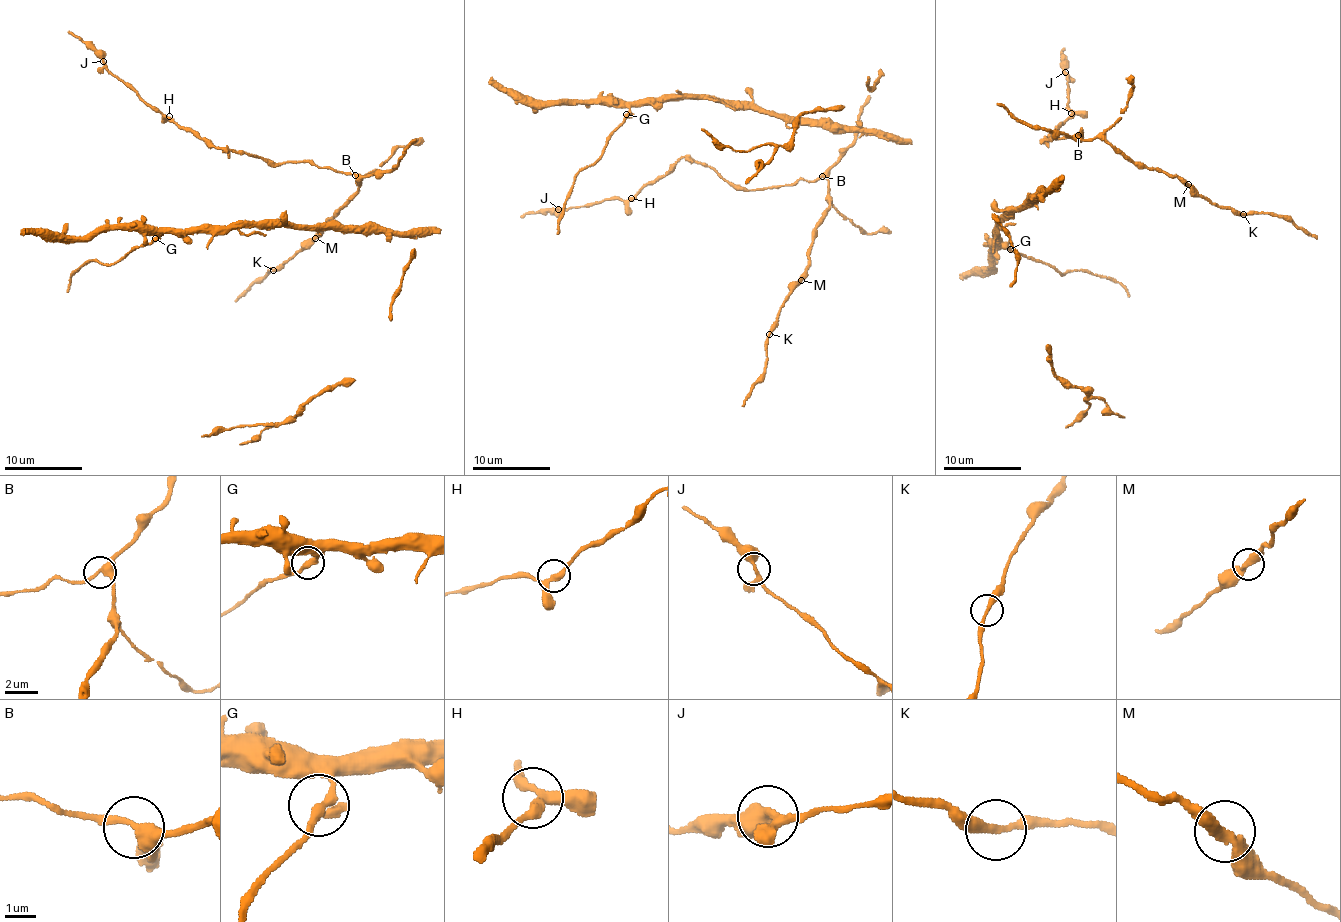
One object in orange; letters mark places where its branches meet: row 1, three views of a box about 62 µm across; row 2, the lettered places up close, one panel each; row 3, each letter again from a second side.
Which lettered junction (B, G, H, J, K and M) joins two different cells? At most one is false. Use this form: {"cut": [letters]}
{"cut": ["G"]}

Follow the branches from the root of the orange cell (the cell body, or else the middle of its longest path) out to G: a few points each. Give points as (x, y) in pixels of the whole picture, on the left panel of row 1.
G: (375, 222), (360, 226), (261, 223), (238, 228), (192, 227), (183, 231), (164, 231), (154, 239)

